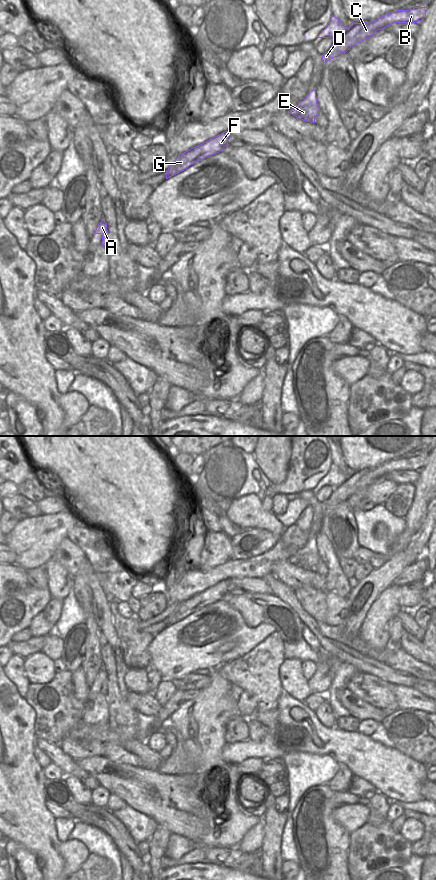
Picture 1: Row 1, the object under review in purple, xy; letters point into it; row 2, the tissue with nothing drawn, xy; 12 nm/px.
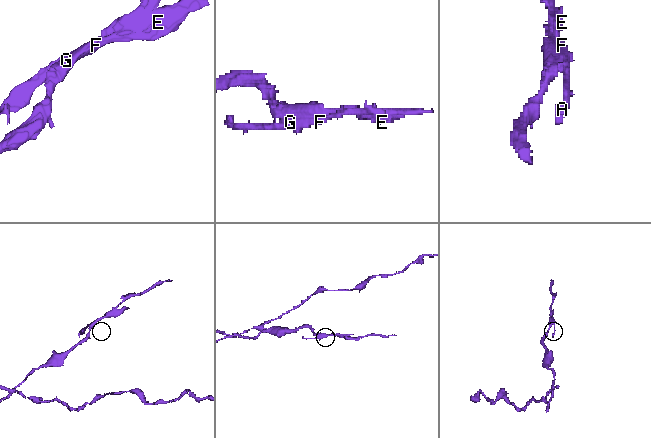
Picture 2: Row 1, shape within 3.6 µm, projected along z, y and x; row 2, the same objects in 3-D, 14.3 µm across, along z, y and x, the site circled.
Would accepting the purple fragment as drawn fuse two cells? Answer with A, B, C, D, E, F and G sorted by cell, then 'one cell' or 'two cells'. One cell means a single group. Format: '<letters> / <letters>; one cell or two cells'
A B C D / E F G; two cells

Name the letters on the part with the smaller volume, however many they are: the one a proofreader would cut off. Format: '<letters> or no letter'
A, B, C, D

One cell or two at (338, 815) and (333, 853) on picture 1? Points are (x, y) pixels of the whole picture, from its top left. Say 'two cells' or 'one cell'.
two cells

